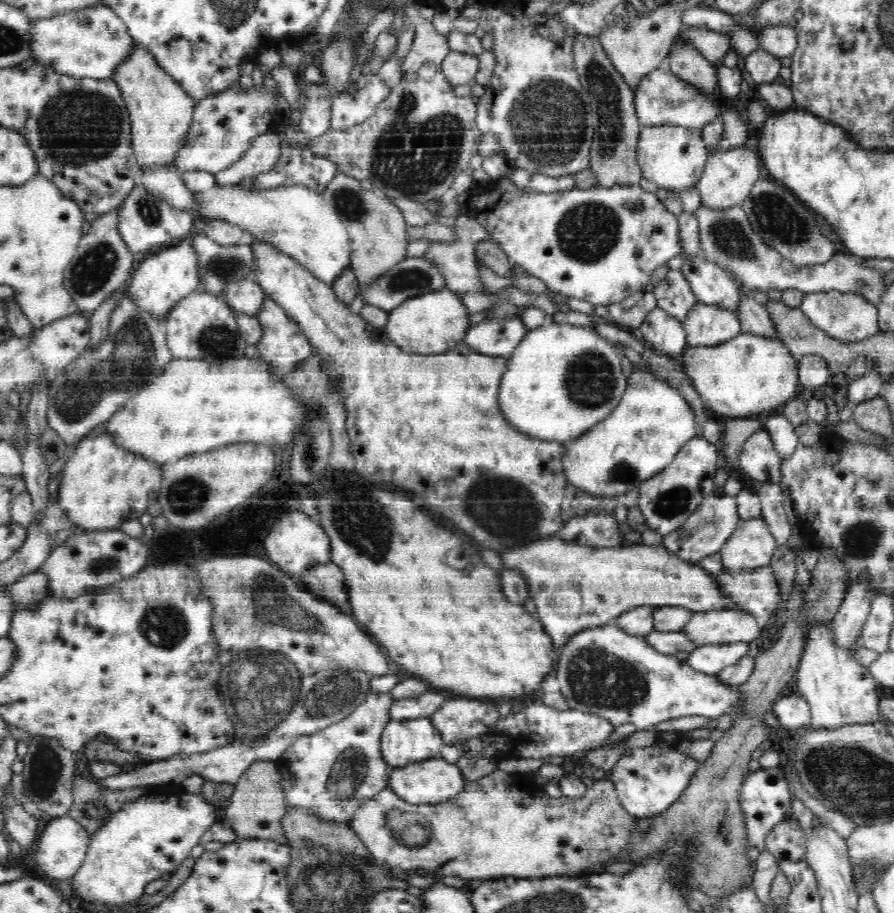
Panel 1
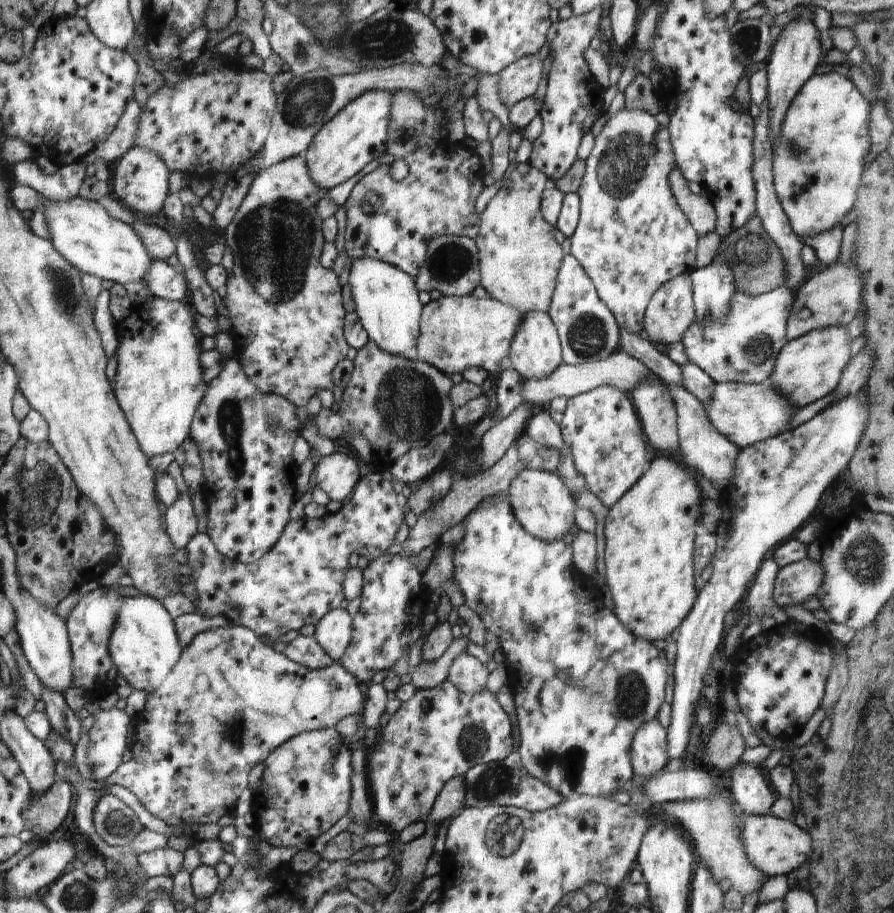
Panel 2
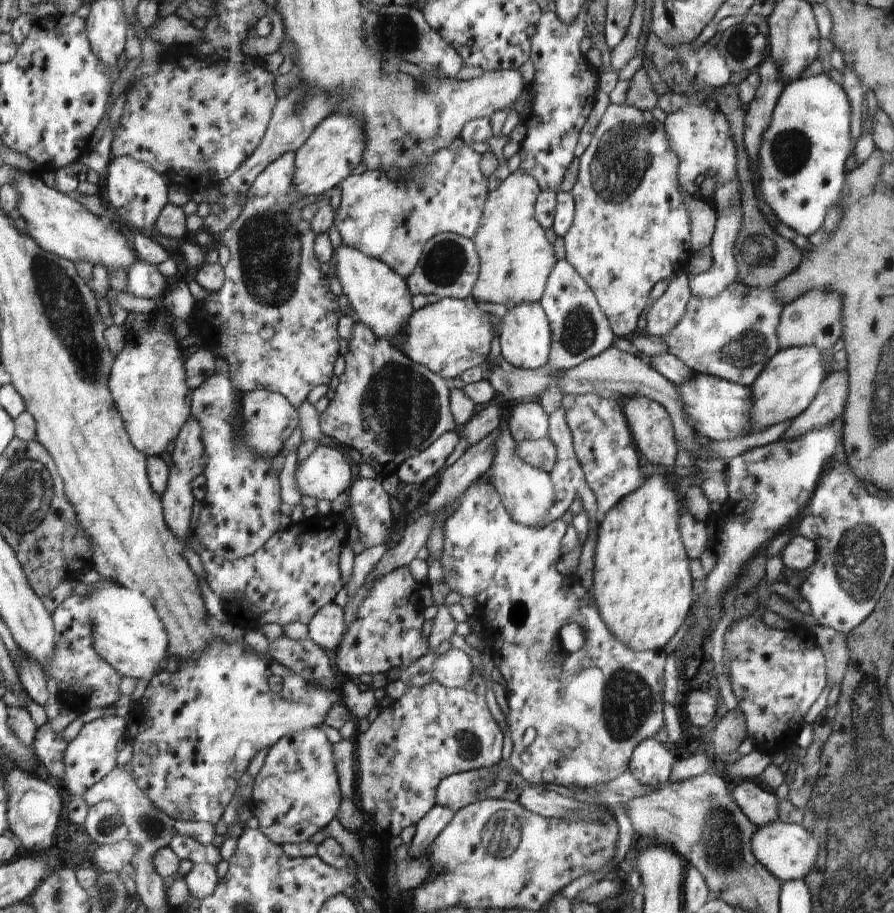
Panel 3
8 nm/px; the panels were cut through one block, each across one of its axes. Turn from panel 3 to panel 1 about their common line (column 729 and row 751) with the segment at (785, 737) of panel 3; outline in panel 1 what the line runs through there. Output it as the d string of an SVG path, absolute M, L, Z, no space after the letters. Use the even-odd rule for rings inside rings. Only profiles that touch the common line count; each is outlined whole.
M656 742L646 748L628 749L611 769L611 781L622 807L635 818L650 819L665 814L677 803L699 766L691 755L672 746L660 747Z

